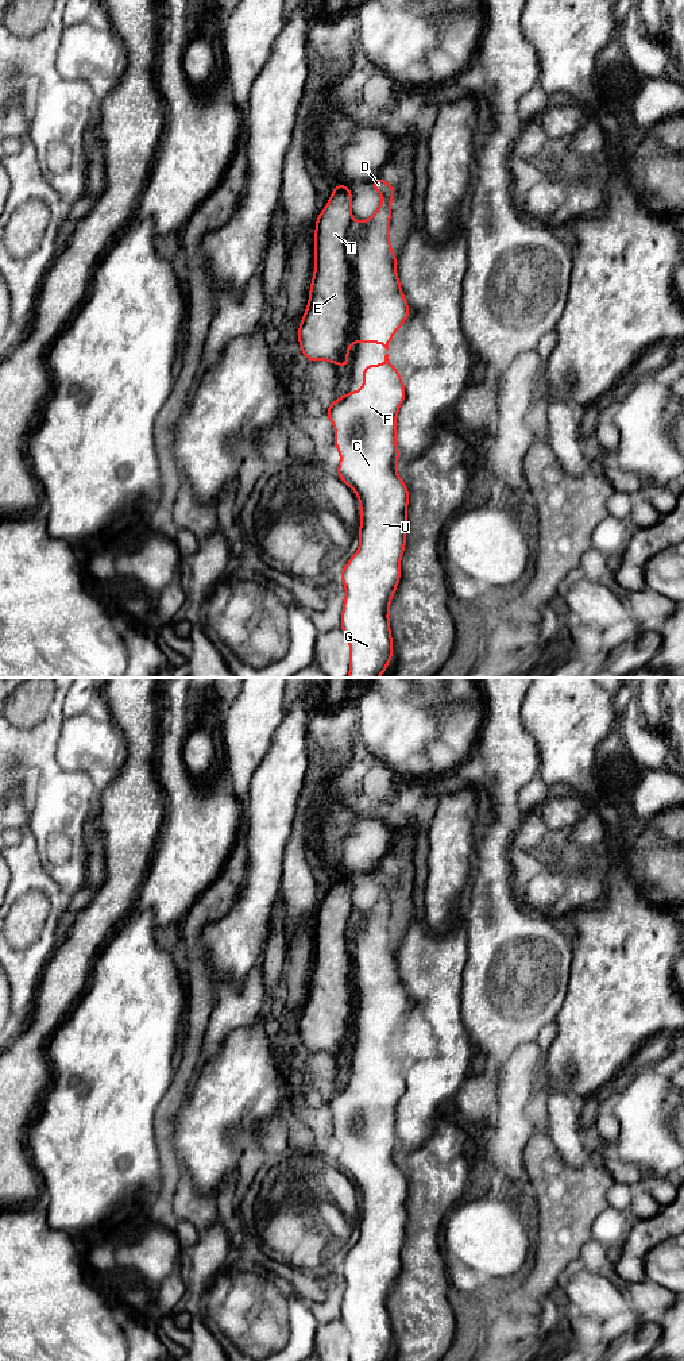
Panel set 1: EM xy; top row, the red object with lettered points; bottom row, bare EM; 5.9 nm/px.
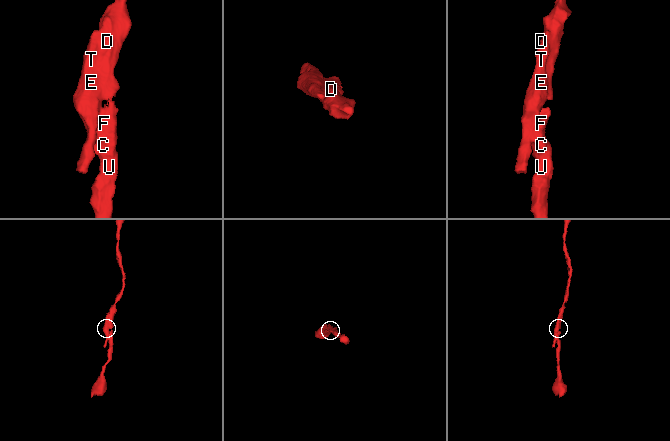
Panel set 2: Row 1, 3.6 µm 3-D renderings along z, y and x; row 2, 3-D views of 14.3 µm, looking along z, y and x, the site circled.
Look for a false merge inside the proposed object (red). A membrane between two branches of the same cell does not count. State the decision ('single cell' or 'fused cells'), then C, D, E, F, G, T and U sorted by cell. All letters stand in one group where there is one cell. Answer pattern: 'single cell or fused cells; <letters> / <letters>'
fused cells; C D F G U / E T

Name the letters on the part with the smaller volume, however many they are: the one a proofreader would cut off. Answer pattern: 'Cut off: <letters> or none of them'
Cut off: E, T

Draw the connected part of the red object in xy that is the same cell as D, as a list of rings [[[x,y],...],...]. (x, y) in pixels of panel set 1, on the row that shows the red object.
[[[380,176],[370,185],[382,196],[382,203],[371,217],[364,221],[353,221],[348,246],[353,298],[351,343],[380,343],[387,351],[393,335],[409,317],[410,308],[397,274],[398,257],[393,252],[390,244],[391,201],[395,189]]]

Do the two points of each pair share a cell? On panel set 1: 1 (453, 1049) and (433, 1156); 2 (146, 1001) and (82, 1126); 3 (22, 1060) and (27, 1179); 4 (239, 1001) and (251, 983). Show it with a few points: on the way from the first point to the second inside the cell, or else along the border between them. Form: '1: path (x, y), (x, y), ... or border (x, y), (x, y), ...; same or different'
1: border (440, 1114), (436, 1129), (425, 1144); different
2: path (123, 1032), (112, 1056), (112, 1076), (107, 1095); same
3: path (14, 1090), (14, 1149); same
4: path (243, 997), (251, 987); same

